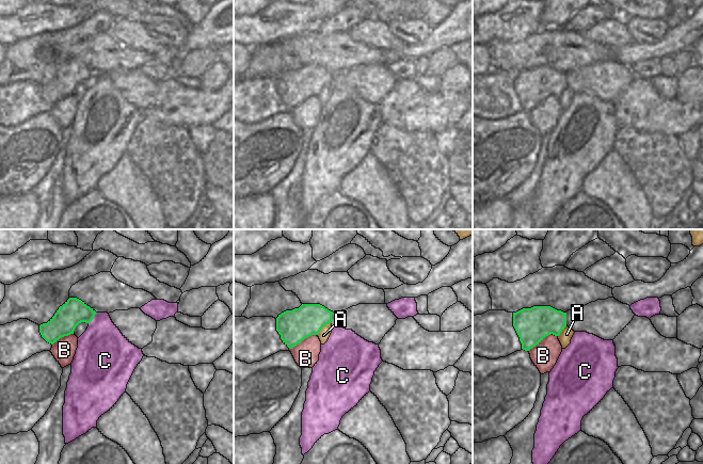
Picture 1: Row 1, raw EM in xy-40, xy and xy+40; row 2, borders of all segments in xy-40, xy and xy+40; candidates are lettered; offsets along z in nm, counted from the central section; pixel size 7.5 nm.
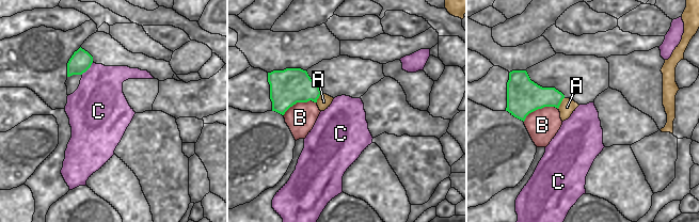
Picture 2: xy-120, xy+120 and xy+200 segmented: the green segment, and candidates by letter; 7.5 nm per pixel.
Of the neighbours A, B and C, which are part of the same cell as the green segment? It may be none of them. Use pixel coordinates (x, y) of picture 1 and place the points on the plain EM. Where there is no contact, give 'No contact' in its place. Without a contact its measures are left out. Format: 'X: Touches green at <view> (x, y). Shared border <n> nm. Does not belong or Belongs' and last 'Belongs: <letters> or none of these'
A: Touches green at xy (322, 88). Shared border 150 nm. Does not belong
B: Touches green at xy+40 (542, 99). Shared border 260 nm. Does not belong
C: Touches green at xy-40 (93, 78). Shared border 110 nm. Does not belong
Belongs: none of these

